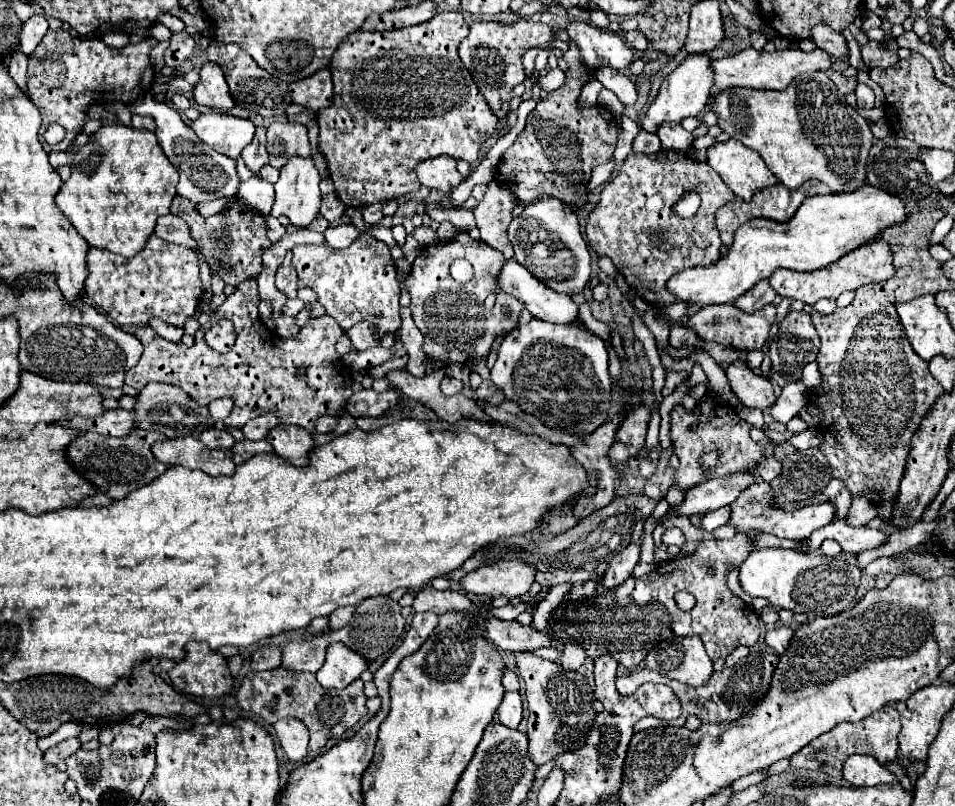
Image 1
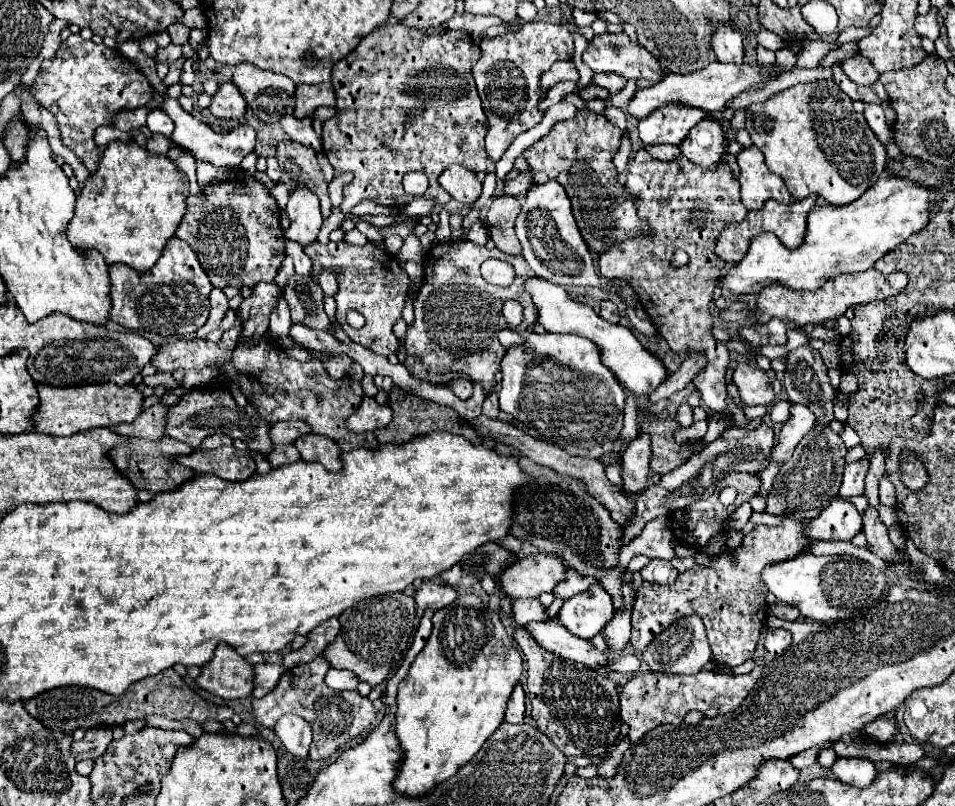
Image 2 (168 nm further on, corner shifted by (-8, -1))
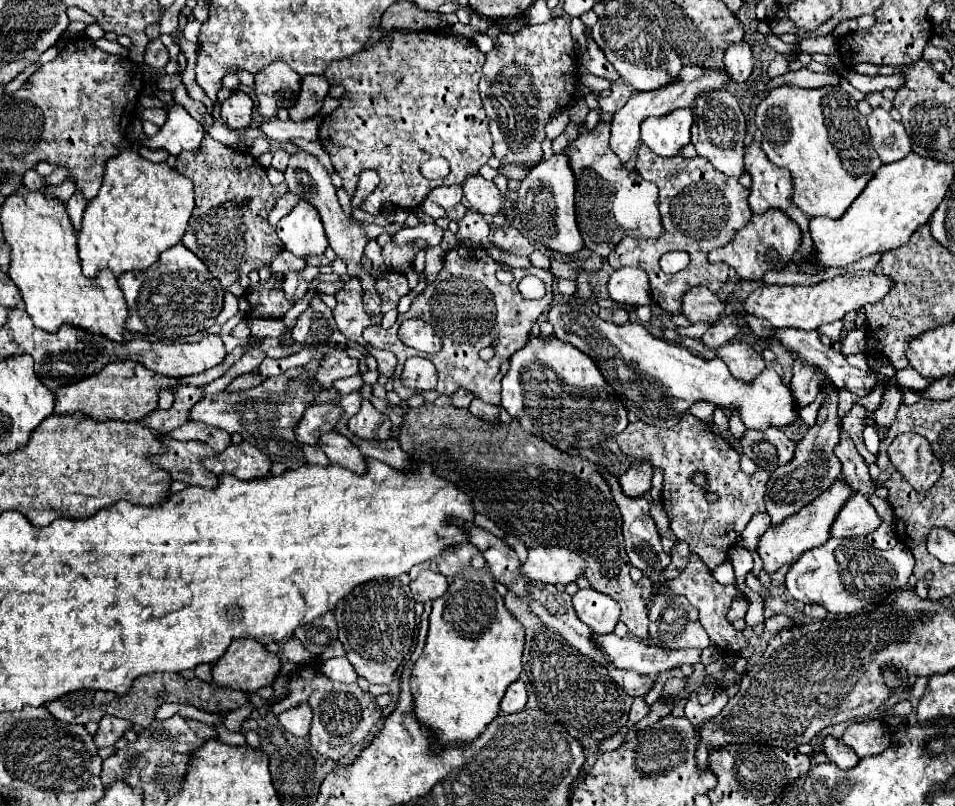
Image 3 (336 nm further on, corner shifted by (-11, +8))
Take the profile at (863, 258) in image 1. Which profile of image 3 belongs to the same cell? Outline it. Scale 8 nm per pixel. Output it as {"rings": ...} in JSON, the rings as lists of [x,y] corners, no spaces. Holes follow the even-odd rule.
{"rings":[[[844,272],[830,280],[822,280],[814,286],[762,286],[754,290],[746,302],[744,310],[748,314],[760,316],[768,320],[776,328],[802,328],[802,330],[816,330],[820,324],[840,320],[846,312],[858,310],[864,304],[878,302],[888,294],[894,286],[894,280],[884,274],[876,272]]]}

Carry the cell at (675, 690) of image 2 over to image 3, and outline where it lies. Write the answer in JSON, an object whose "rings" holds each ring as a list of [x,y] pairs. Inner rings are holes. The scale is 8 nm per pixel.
{"rings":[[[636,696],[636,698],[634,698],[634,702],[632,702],[632,708],[630,708],[630,726],[638,724],[644,716],[648,716],[648,714],[650,714],[650,710],[652,710],[652,706],[650,706],[650,704],[646,704],[646,698]]]}

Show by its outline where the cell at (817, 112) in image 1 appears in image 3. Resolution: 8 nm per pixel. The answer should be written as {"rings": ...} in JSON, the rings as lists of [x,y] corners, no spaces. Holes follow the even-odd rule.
{"rings":[[[780,86],[774,88],[756,108],[756,126],[762,130],[762,150],[772,164],[790,170],[792,174],[792,200],[808,216],[828,216],[840,218],[848,206],[858,198],[858,194],[872,180],[876,170],[882,166],[880,156],[876,154],[870,132],[866,126],[866,116],[860,114],[858,102],[840,86],[822,86],[822,88],[798,88],[798,86]]]}

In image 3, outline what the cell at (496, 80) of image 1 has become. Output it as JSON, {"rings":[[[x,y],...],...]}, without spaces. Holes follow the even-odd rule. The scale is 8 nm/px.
{"rings":[[[554,16],[546,24],[526,26],[516,34],[500,32],[496,42],[498,44],[486,52],[480,78],[480,96],[494,140],[492,150],[502,166],[510,162],[534,164],[542,158],[540,142],[546,138],[546,122],[576,96],[576,54],[568,20],[564,16]]]}

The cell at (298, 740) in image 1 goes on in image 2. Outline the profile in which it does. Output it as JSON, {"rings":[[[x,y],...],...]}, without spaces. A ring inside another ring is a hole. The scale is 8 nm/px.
{"rings":[[[283,715],[273,731],[277,733],[287,751],[291,751],[297,757],[307,757],[313,735],[311,735],[311,725],[305,719],[297,715]]]}

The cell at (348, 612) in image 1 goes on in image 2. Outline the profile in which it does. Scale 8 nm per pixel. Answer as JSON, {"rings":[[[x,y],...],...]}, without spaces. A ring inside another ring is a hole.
{"rings":[[[331,617],[329,621],[321,623],[319,627],[315,627],[309,635],[307,635],[307,643],[297,649],[297,651],[289,651],[285,657],[283,657],[283,665],[285,669],[291,669],[295,665],[301,665],[301,663],[309,663],[313,661],[315,657],[319,657],[327,645],[337,637],[341,625],[339,625],[339,619],[337,617]]]}

